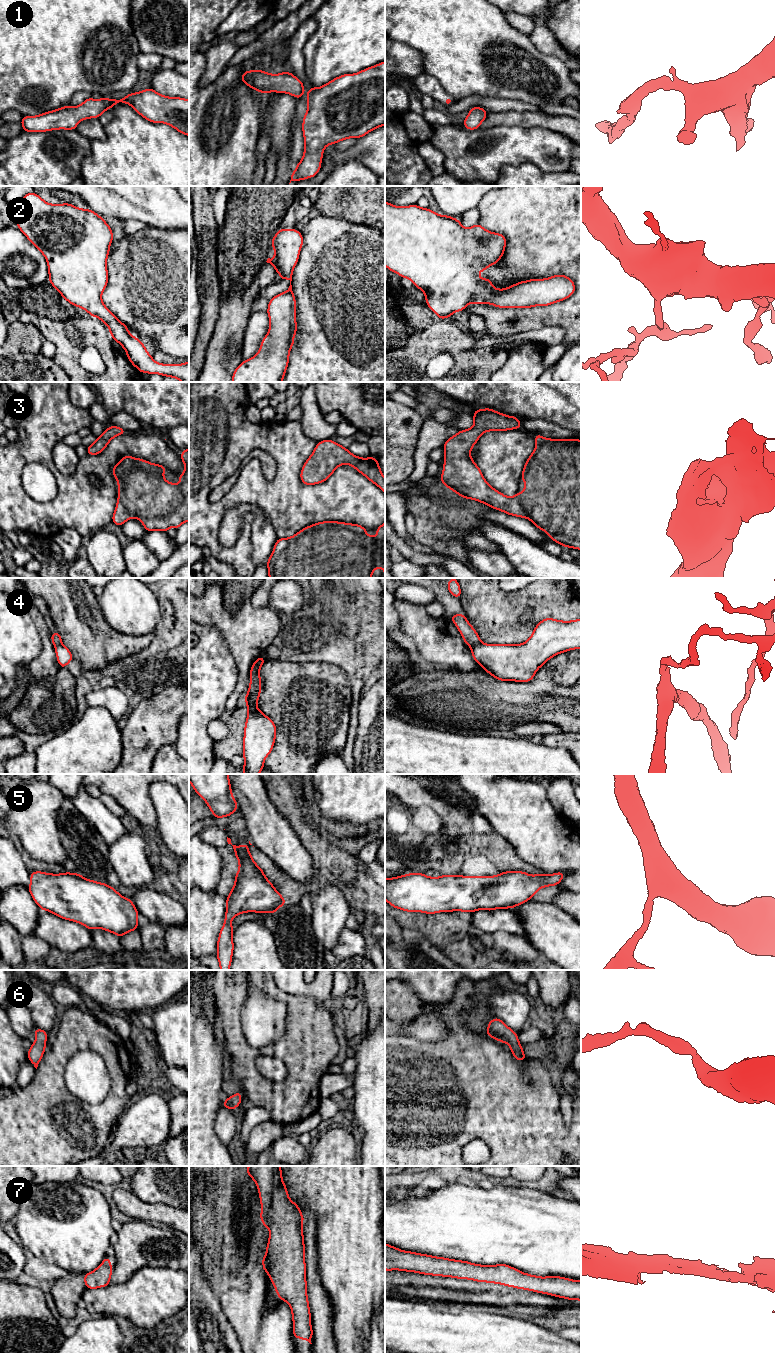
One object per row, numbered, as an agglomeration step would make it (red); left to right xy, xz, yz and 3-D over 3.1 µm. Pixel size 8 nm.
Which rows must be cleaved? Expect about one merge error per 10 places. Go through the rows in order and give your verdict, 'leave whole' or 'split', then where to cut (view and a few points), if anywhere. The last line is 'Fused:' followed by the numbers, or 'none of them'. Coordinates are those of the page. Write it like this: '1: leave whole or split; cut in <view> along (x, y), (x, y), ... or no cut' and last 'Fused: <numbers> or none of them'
1: leave whole; no cut
2: leave whole; no cut
3: leave whole; no cut
4: split; cut in yz along (480, 642), (470, 646)
5: leave whole; no cut
6: leave whole; no cut
7: leave whole; no cut
Fused: 4

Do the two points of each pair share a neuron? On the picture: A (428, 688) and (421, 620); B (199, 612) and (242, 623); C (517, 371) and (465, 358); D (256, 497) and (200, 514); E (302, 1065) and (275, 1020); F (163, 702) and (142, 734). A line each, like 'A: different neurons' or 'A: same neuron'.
A: different neurons
B: same neuron
C: different neurons
D: same neuron
E: different neurons
F: same neuron

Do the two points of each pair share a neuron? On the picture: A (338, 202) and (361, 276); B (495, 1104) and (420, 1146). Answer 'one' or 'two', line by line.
A: two
B: one

